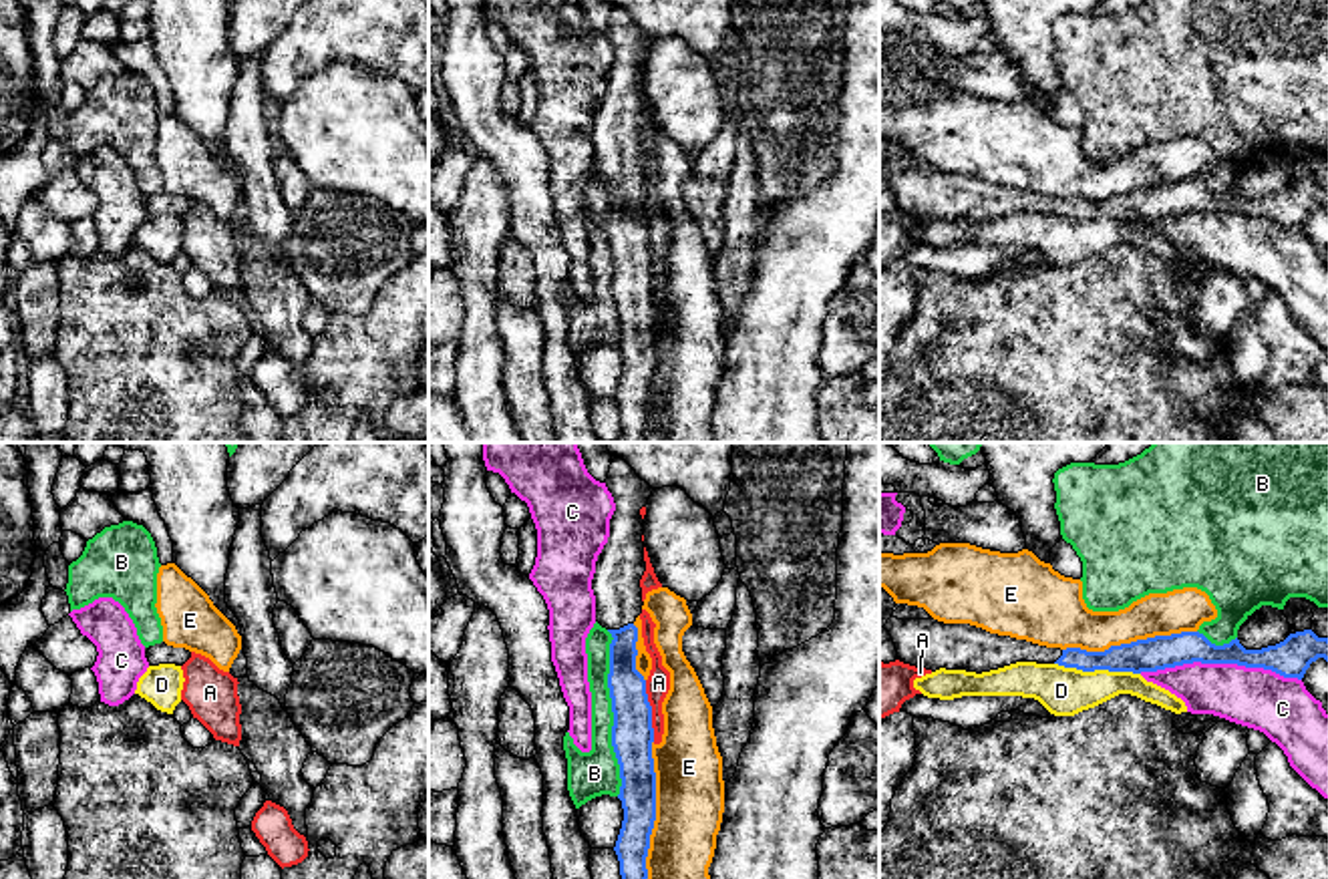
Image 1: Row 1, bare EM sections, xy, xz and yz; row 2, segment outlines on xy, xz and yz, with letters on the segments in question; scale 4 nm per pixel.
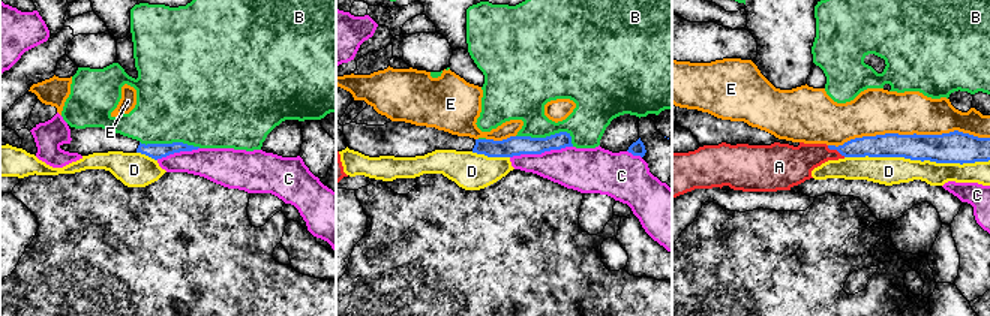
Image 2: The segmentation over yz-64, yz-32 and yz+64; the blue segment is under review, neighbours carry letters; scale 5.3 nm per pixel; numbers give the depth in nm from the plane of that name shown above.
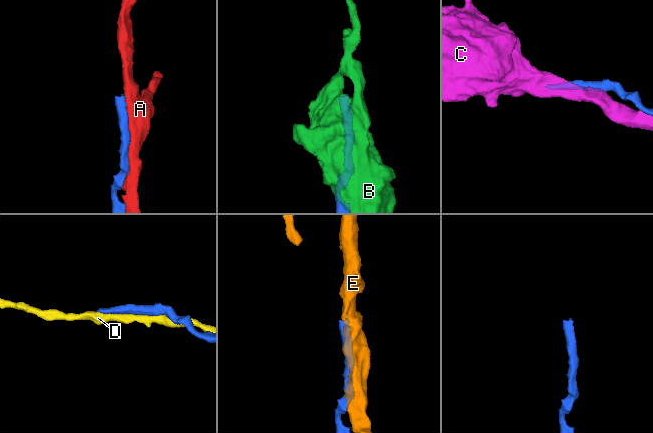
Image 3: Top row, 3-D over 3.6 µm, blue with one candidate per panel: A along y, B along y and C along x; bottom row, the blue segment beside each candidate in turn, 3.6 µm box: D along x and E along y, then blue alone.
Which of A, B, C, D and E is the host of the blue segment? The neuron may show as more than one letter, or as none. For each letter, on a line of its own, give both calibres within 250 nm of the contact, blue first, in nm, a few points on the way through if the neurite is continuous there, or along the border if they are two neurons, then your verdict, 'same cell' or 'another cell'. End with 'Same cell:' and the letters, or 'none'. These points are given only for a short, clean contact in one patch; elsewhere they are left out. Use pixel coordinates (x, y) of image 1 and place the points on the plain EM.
A: calibres 170 and 100 nm; another cell
B: calibres 170 and 170 nm; another cell
C: calibres 140 and 240 nm; another cell
D: calibres 140 and 190 nm; another cell
E: calibres 140 and 280 nm; another cell
Same cell: none

